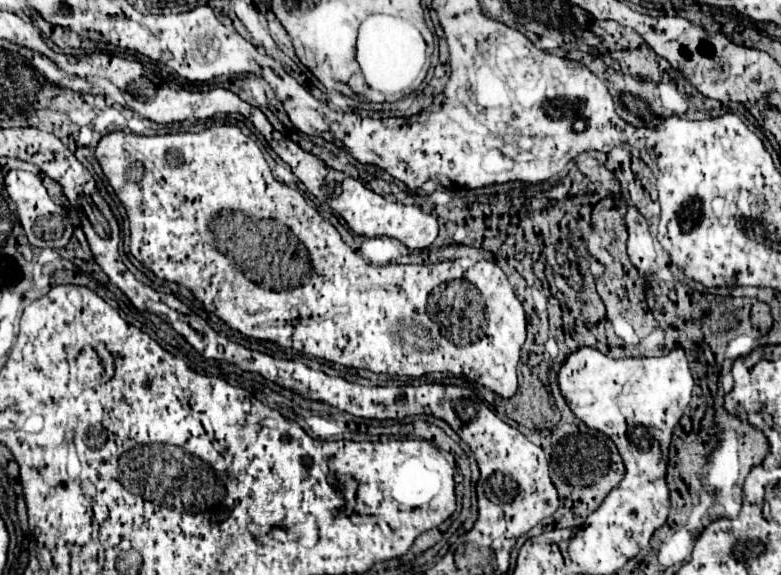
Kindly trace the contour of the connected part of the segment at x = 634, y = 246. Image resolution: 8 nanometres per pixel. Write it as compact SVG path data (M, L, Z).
M628 208L626 226L628 226L628 256L632 264L636 264L636 268L648 270L654 264L656 252L644 216L636 208Z

